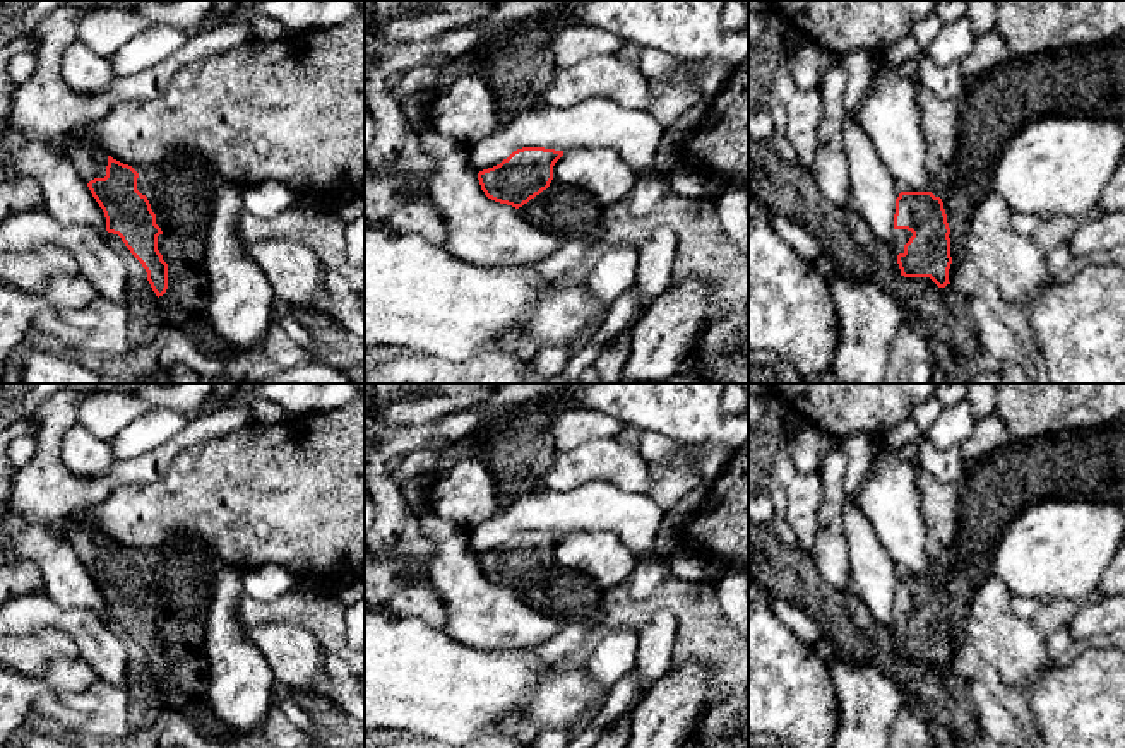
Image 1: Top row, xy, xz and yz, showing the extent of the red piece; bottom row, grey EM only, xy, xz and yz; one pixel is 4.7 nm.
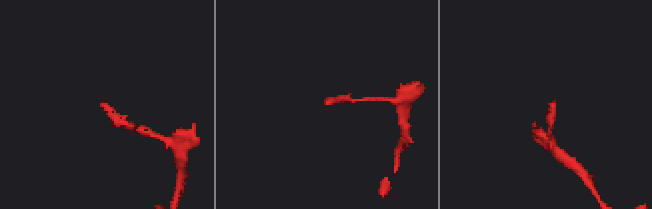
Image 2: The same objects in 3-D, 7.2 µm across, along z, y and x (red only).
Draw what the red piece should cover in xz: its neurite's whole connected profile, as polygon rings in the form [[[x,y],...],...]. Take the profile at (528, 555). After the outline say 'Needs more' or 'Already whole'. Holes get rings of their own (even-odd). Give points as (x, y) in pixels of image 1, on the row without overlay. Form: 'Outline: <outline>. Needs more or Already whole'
Outline: [[[522,531],[500,548],[478,556],[485,579],[515,592],[546,573],[553,563],[553,549],[563,534]]]. Already whole

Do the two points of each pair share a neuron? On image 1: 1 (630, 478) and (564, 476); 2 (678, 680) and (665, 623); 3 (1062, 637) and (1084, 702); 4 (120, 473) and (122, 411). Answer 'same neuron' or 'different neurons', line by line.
1: same neuron
2: different neurons
3: different neurons
4: different neurons

